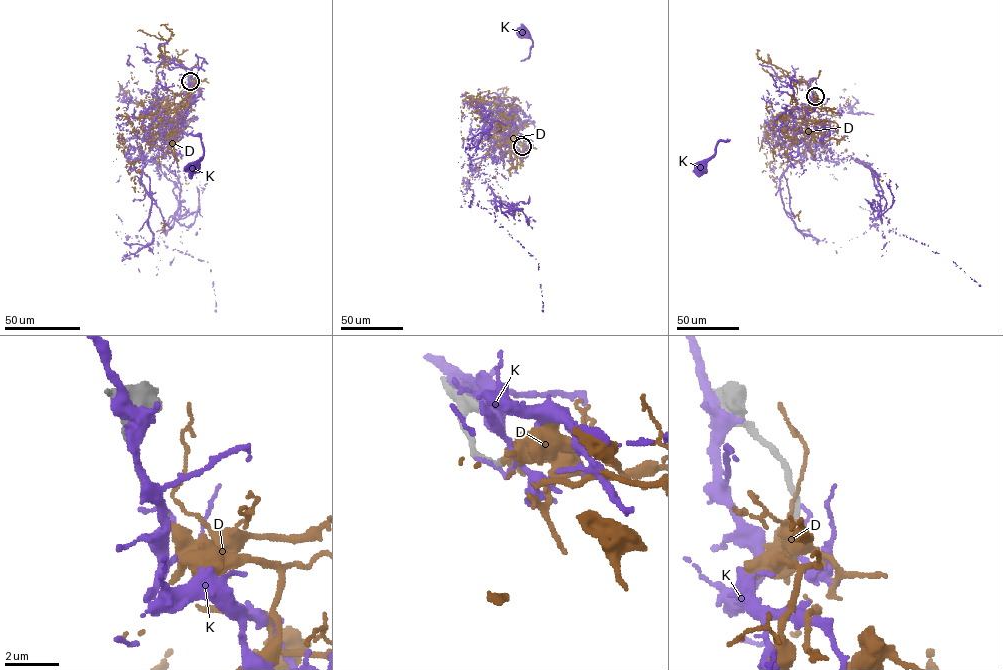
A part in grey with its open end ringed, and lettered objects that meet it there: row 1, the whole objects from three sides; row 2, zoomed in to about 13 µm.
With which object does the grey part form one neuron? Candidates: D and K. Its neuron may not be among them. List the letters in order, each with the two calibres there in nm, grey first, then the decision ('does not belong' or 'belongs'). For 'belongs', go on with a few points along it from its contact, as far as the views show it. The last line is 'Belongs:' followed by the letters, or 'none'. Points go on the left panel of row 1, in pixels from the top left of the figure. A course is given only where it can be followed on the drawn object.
D: 240 nm thick on the grey side, 360 nm on the other; belongs; it runs (190, 81), (174, 123), (181, 107), (143, 114), (143, 135), (118, 137), (160, 233)
K: 280 nm thick on the grey side, 160 nm on the other; does not belong
Belongs: D

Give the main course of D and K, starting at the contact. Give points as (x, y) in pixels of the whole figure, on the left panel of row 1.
D: (190, 81), (174, 123), (181, 107), (143, 114), (143, 135), (118, 137), (160, 233)
K: (190, 81), (198, 97), (187, 109), (186, 125), (178, 125), (182, 120), (200, 135), (203, 155), (194, 166)

